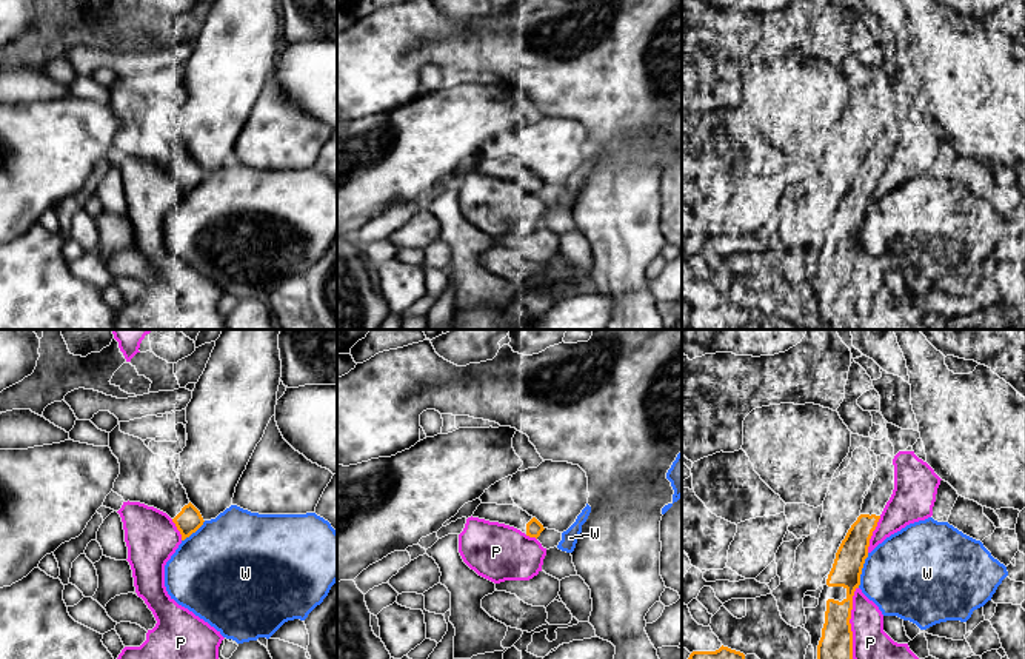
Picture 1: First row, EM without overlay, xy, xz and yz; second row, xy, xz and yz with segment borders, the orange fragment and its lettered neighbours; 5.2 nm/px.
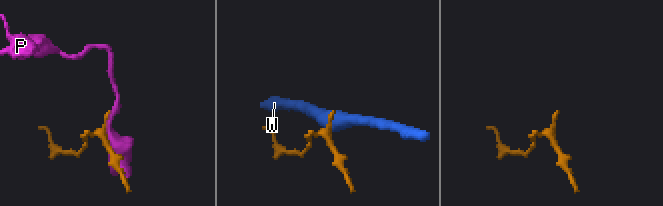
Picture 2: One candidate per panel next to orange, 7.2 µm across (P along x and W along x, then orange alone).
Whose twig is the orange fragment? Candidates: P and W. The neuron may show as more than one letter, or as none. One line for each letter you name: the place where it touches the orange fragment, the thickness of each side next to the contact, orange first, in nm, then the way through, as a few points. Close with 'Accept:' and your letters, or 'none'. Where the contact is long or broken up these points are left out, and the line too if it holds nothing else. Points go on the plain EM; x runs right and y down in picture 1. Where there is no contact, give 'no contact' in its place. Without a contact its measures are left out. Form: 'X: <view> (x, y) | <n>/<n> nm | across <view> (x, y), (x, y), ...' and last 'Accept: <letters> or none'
Accept: none

